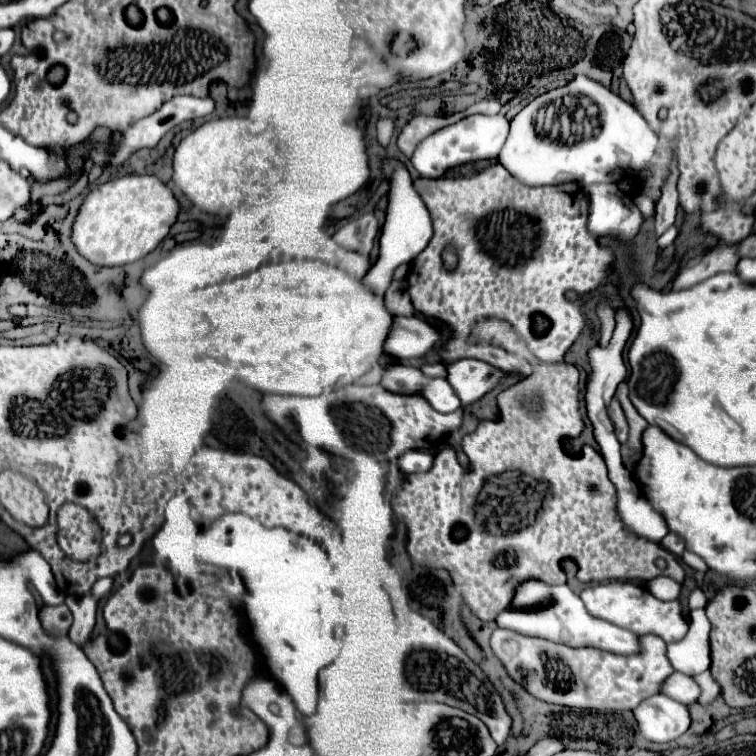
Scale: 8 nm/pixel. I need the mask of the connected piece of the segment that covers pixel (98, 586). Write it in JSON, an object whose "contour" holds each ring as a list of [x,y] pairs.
{"contour":[[[102,578],[92,586],[92,592],[96,598],[102,598],[110,593],[112,588],[112,578]]]}

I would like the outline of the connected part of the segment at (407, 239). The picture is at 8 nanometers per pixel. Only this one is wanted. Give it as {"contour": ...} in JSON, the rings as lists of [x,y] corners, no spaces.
{"contour":[[[398,168],[392,174],[392,184],[390,184],[390,200],[388,200],[388,210],[386,210],[386,222],[382,226],[380,234],[380,254],[378,262],[374,268],[364,276],[364,284],[374,292],[374,294],[384,294],[386,288],[392,282],[392,272],[396,266],[402,262],[412,262],[430,242],[434,230],[432,230],[432,220],[430,212],[426,210],[420,194],[412,186],[412,178],[406,168]]]}

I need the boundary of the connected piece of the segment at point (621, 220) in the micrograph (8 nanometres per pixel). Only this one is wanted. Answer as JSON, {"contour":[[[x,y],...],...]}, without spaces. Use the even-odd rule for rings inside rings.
{"contour":[[[594,184],[588,186],[590,196],[590,218],[588,228],[596,236],[616,234],[622,242],[630,244],[636,236],[642,214],[632,198],[618,190],[616,184]]]}

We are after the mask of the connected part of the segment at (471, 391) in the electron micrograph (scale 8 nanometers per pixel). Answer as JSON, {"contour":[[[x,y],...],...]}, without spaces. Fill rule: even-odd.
{"contour":[[[482,360],[450,362],[446,364],[446,372],[446,380],[458,392],[458,398],[462,398],[462,406],[480,400],[480,396],[490,392],[504,376],[504,372]]]}

